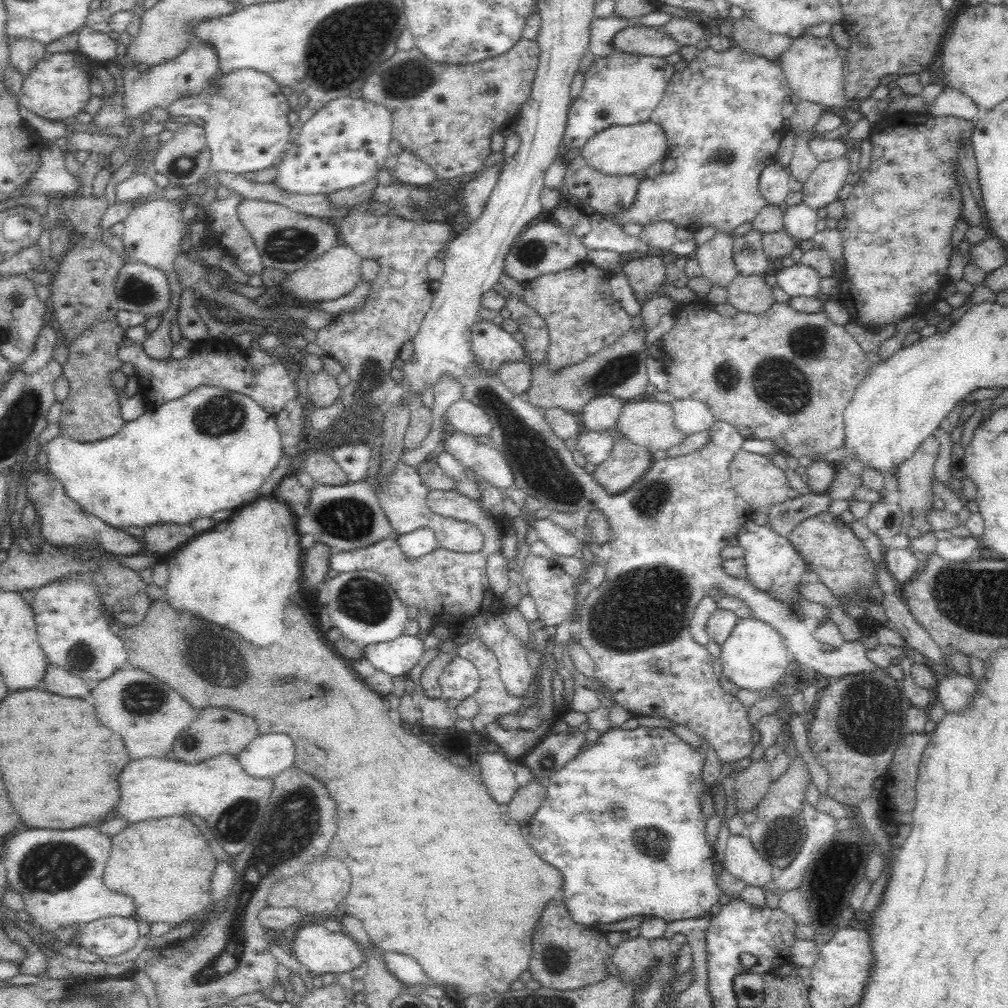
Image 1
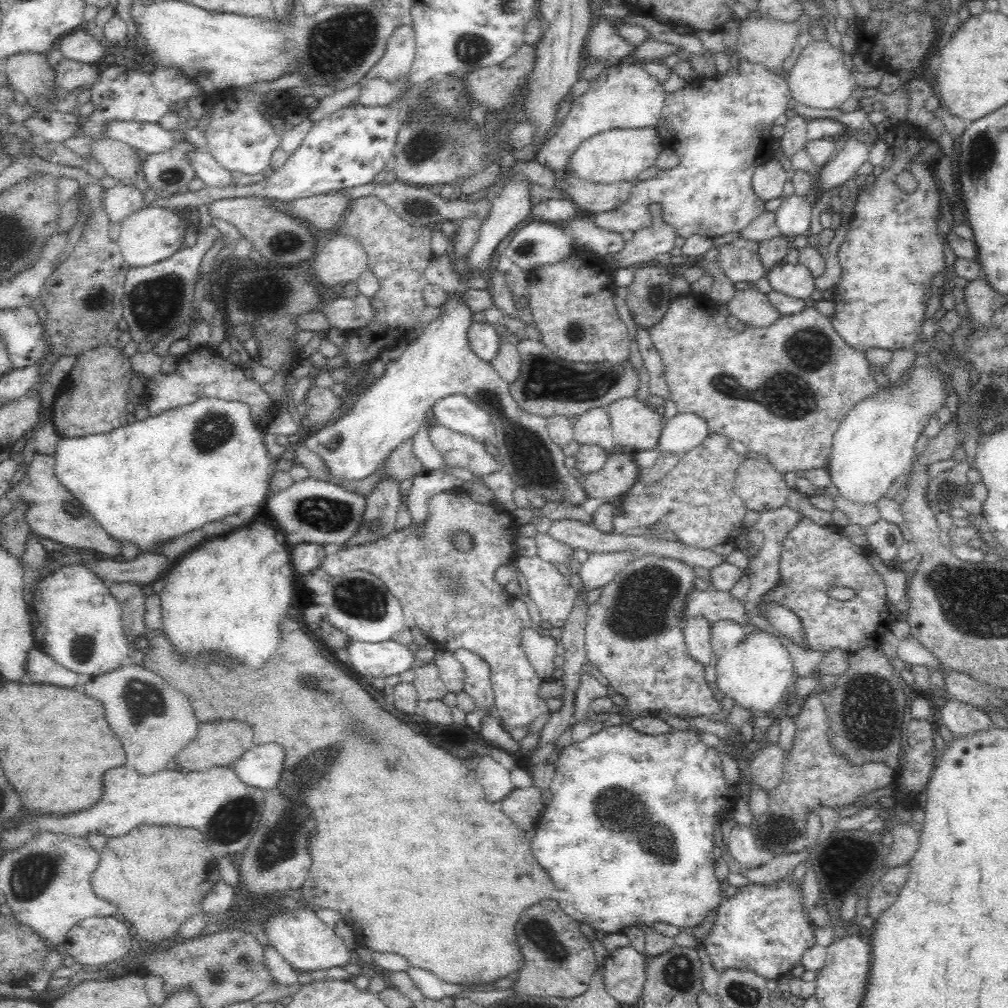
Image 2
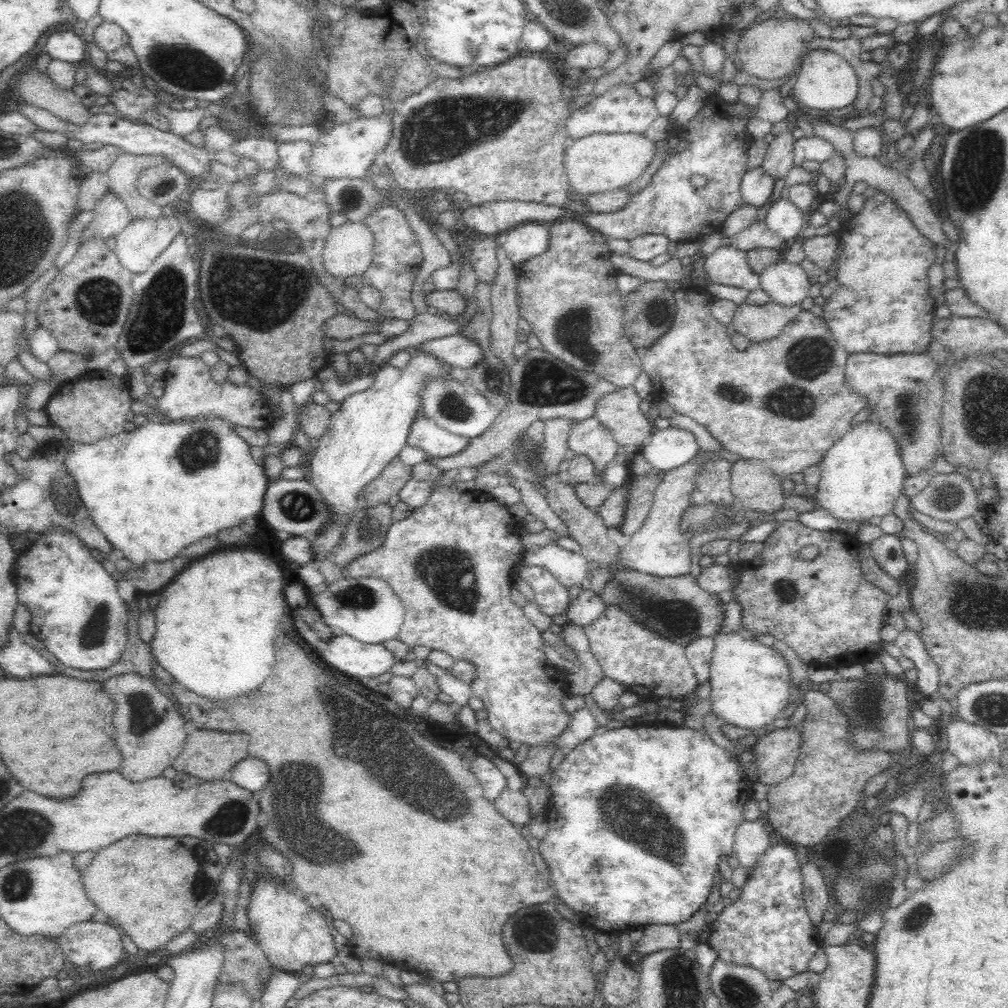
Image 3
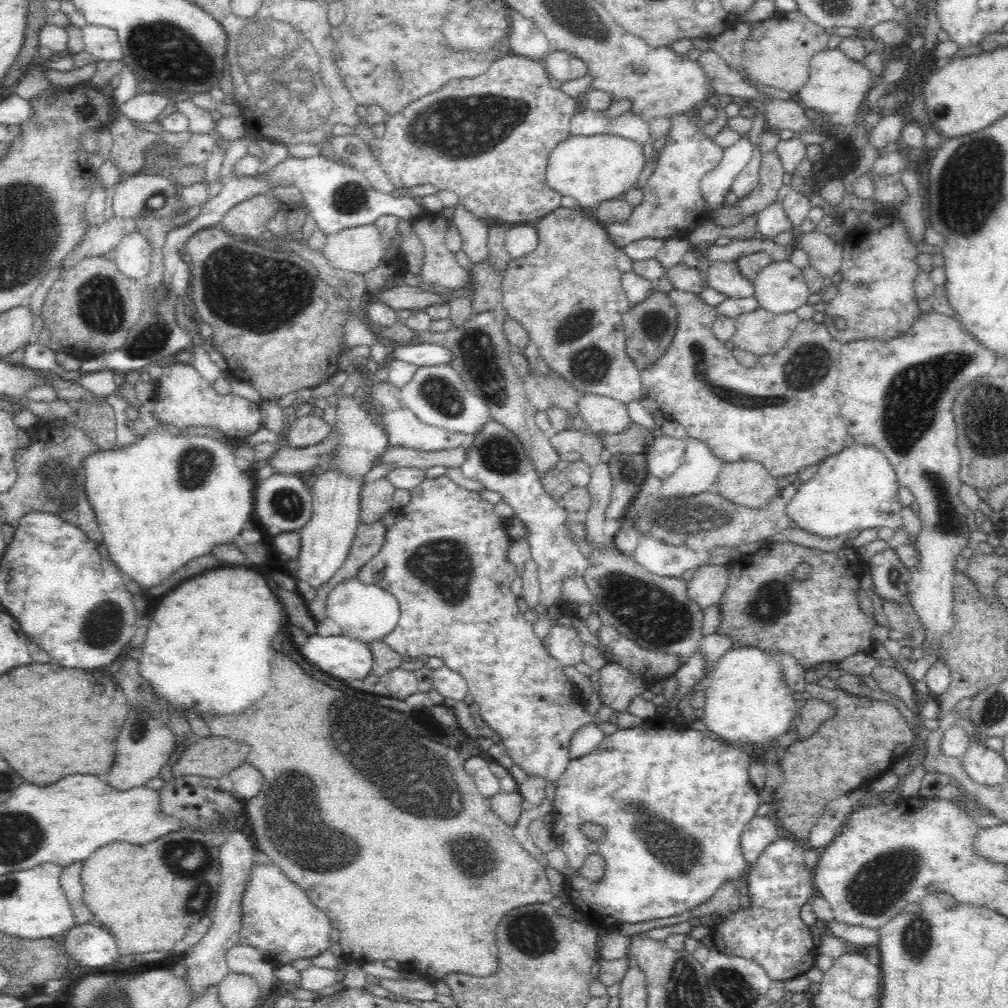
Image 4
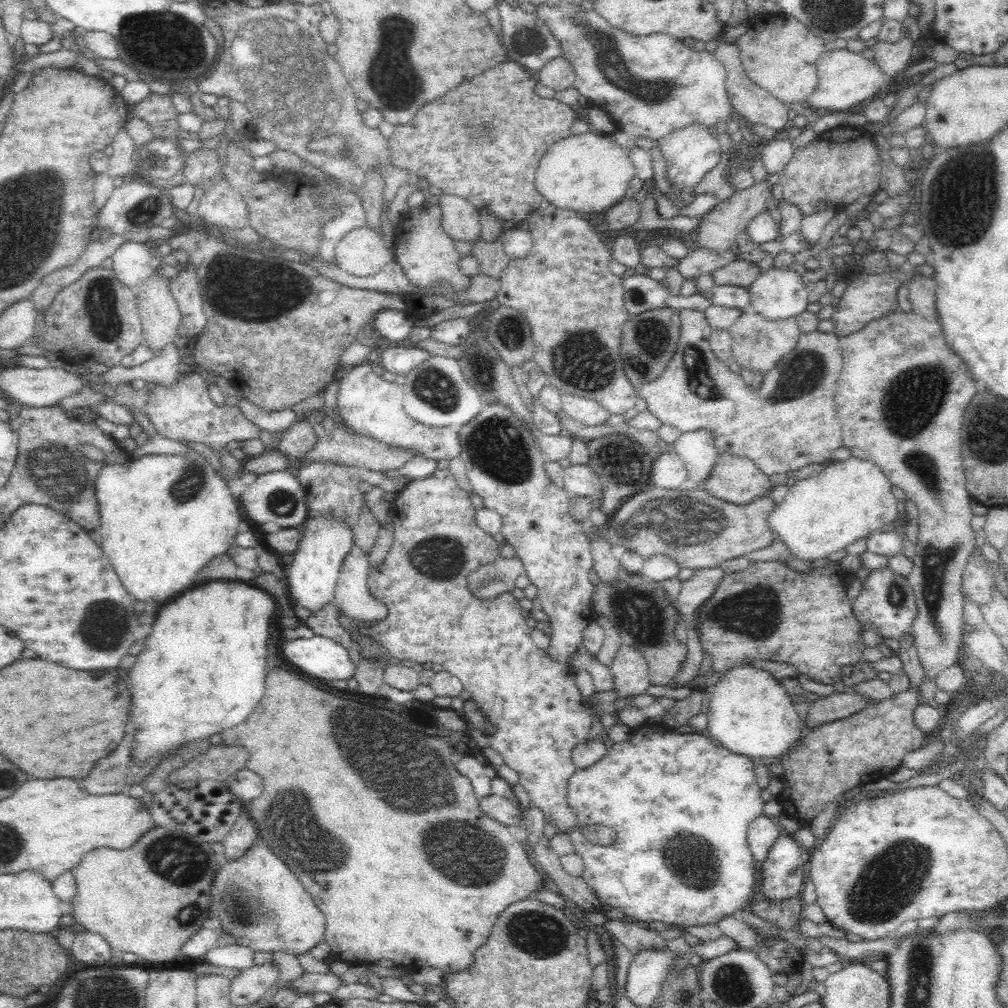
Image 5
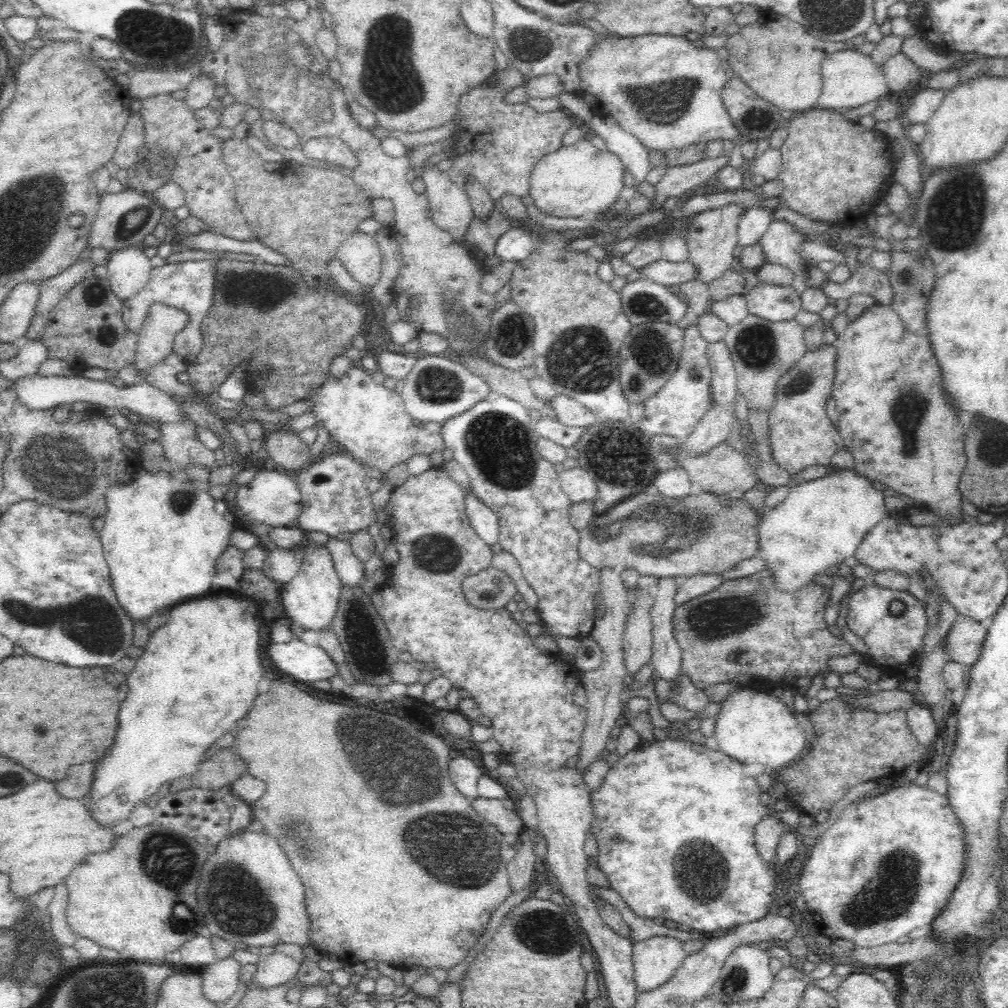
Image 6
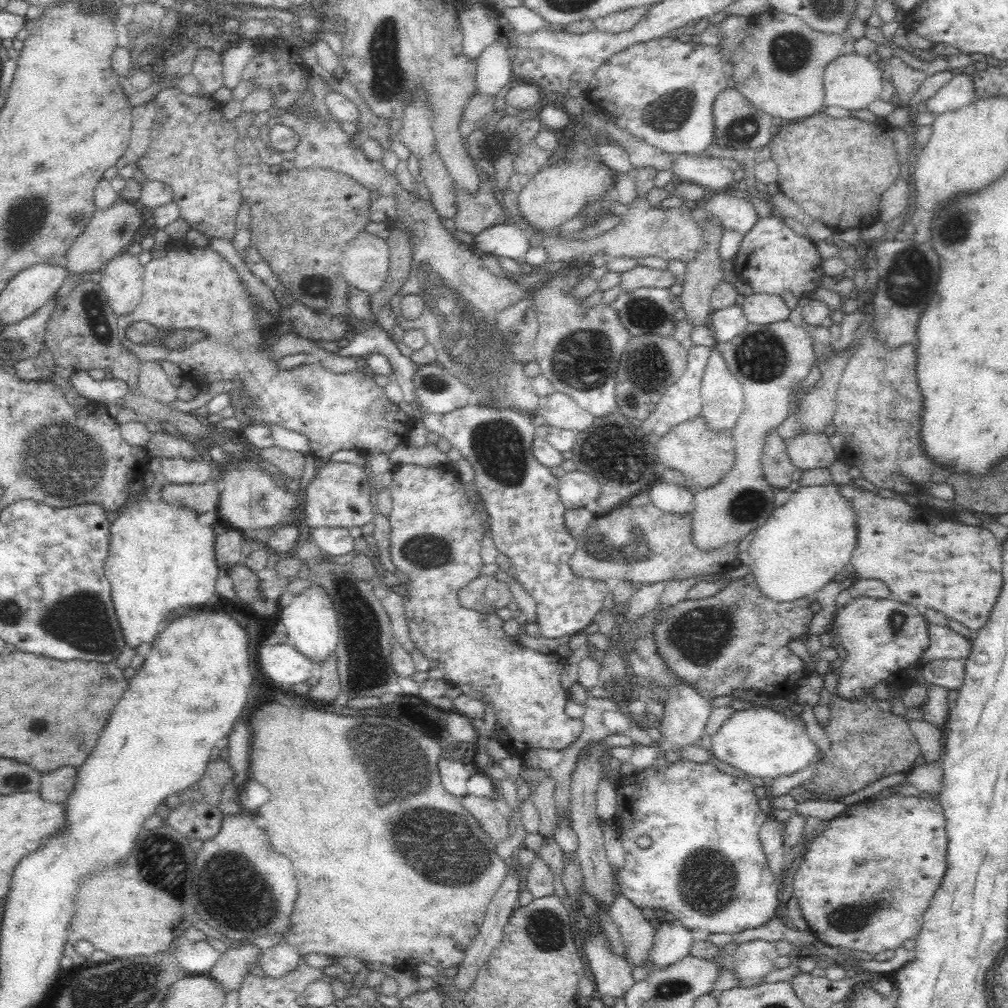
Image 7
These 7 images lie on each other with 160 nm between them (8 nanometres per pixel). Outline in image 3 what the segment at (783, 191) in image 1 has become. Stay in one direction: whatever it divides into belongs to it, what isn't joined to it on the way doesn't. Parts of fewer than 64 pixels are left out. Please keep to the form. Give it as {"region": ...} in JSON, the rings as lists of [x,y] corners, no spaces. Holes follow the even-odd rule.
{"region":[[[762,167],[754,168],[746,171],[741,176],[740,186],[738,186],[740,195],[746,204],[760,207],[763,205],[774,188],[774,179],[766,175],[766,171]]]}

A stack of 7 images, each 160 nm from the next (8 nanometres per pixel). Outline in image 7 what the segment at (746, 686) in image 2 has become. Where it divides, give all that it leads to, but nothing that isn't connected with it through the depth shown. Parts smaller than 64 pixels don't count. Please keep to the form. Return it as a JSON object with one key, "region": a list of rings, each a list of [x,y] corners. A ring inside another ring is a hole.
{"region":[[[754,707],[734,711],[722,727],[711,735],[710,753],[726,766],[744,772],[746,778],[768,784],[779,776],[788,776],[814,762],[820,748],[806,735],[807,728],[799,727],[793,715],[769,707]]]}

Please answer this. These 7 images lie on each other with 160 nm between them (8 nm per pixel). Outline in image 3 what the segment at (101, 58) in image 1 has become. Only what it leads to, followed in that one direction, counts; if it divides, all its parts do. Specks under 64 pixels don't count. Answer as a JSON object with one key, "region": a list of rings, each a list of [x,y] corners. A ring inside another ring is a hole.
{"region":[[[68,30],[48,36],[42,52],[48,53],[52,59],[81,64],[87,61],[87,49],[83,38],[73,30]]]}

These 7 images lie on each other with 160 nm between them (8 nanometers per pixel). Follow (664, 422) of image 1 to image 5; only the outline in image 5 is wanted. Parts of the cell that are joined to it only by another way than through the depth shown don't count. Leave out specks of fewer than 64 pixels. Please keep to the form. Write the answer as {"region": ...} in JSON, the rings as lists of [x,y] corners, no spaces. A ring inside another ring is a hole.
{"region":[[[561,393],[561,412],[583,425],[602,425],[609,417],[608,411],[594,400]]]}

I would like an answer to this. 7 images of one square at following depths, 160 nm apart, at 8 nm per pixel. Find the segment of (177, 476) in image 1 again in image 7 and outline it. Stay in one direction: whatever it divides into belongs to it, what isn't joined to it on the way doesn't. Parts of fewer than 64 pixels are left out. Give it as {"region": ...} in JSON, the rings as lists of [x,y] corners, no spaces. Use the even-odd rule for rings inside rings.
{"region":[[[143,497],[111,522],[111,543],[104,568],[105,577],[112,584],[112,600],[120,620],[124,646],[134,649],[140,644],[152,644],[160,632],[160,622],[166,624],[165,618],[170,612],[201,609],[214,603],[219,571],[214,559],[215,534],[211,526],[201,526],[196,520],[198,516],[187,508],[165,504],[158,497],[148,500]]]}

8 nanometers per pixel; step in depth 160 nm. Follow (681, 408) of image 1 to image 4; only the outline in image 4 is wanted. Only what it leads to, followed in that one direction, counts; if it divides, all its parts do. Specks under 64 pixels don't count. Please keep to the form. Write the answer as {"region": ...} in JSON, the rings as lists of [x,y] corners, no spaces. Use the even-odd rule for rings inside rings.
{"region":[[[656,433],[646,452],[648,474],[662,482],[672,476],[682,463],[685,452],[685,439],[671,438]]]}

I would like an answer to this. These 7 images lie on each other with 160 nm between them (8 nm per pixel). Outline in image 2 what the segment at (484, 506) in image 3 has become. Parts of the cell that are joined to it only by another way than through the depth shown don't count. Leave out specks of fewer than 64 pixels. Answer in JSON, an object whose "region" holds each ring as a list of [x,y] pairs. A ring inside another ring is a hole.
{"region":[[[454,489],[446,491],[445,493],[437,494],[430,499],[428,506],[428,521],[420,524],[420,528],[415,528],[413,524],[410,526],[402,527],[400,529],[394,530],[390,534],[387,534],[384,538],[376,540],[376,542],[361,544],[361,545],[352,545],[351,547],[346,547],[345,549],[340,549],[334,554],[327,556],[321,567],[326,570],[326,573],[332,577],[344,576],[348,572],[354,571],[365,571],[371,574],[374,574],[399,601],[401,607],[403,608],[403,619],[404,627],[413,630],[418,628],[426,635],[430,641],[435,642],[438,645],[438,648],[443,649],[444,651],[452,651],[458,649],[466,649],[484,659],[490,667],[490,684],[492,687],[492,699],[494,699],[494,706],[496,706],[496,712],[499,713],[500,717],[498,718],[500,727],[504,730],[510,732],[516,728],[527,728],[536,721],[541,714],[548,713],[550,710],[548,708],[547,699],[539,696],[538,691],[540,690],[540,683],[543,681],[542,678],[538,676],[538,673],[535,671],[535,668],[532,666],[532,663],[529,661],[527,654],[524,652],[524,649],[521,647],[521,632],[526,628],[530,627],[530,615],[528,613],[528,606],[524,600],[520,598],[514,599],[505,591],[504,586],[500,585],[495,579],[495,573],[497,572],[500,566],[510,565],[512,562],[515,562],[519,557],[518,549],[516,545],[516,538],[518,536],[518,524],[513,517],[512,512],[504,511],[496,503],[492,502],[491,504],[486,503],[476,503],[472,500],[471,496],[468,496],[466,492],[461,491],[461,489]],[[460,533],[468,533],[470,535],[470,541],[472,541],[472,548],[468,550],[458,549],[455,547],[455,536]]]}

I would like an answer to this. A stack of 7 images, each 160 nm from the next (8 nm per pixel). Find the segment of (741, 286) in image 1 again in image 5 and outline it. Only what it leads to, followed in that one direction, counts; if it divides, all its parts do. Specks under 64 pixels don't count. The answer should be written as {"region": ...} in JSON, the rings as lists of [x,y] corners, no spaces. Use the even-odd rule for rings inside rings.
{"region":[[[751,310],[742,312],[728,329],[732,339],[732,360],[744,370],[756,371],[765,375],[778,366],[780,360],[792,352],[799,341],[801,332],[795,317],[784,320],[768,320]]]}

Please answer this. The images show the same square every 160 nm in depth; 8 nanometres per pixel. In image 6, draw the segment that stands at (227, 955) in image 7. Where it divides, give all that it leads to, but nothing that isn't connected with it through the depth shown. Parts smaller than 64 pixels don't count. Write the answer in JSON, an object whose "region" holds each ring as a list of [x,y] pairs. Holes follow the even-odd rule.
{"region":[[[231,957],[199,969],[204,997],[217,1006],[226,1003],[238,991],[242,968],[243,965]]]}

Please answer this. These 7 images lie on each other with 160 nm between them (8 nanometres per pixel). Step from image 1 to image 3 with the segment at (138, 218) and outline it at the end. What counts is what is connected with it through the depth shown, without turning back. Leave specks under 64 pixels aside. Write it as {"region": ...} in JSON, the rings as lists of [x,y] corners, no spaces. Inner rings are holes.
{"region":[[[166,212],[157,219],[134,219],[116,235],[115,253],[132,274],[146,272],[156,257],[182,230],[176,213]]]}

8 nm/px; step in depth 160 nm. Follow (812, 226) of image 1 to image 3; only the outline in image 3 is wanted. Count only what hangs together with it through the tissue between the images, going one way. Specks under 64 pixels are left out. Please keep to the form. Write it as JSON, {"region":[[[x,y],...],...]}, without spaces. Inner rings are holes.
{"region":[[[779,198],[770,205],[765,223],[770,232],[789,243],[807,226],[807,214],[795,207],[790,199]]]}

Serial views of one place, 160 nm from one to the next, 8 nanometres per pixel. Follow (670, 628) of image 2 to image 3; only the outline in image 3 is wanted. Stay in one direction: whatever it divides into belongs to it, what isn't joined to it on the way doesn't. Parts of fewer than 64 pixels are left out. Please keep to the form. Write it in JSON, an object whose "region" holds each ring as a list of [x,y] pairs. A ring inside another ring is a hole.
{"region":[[[612,605],[611,607],[606,607],[604,612],[599,616],[597,620],[591,622],[588,625],[583,626],[583,629],[585,630],[592,652],[594,653],[594,656],[597,658],[598,664],[600,664],[600,666],[602,667],[603,673],[608,678],[612,678],[612,680],[622,683],[627,688],[627,690],[637,693],[642,699],[646,699],[646,700],[670,698],[670,700],[684,701],[684,700],[692,700],[692,698],[694,698],[694,692],[696,692],[698,681],[694,679],[694,669],[692,669],[692,665],[687,660],[685,647],[683,647],[682,645],[676,644],[672,641],[668,641],[666,637],[662,635],[658,635],[654,633],[654,631],[650,631],[650,629],[647,629],[646,627],[644,627],[644,625],[640,623],[636,623],[636,621],[634,621],[634,618],[630,617],[628,613],[624,611],[620,611],[620,607],[616,605]]]}

